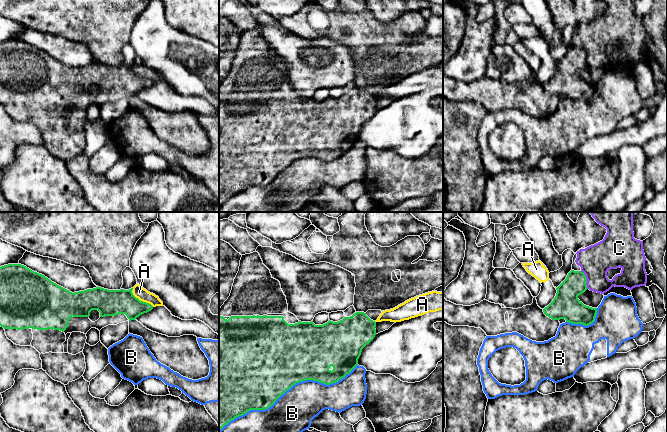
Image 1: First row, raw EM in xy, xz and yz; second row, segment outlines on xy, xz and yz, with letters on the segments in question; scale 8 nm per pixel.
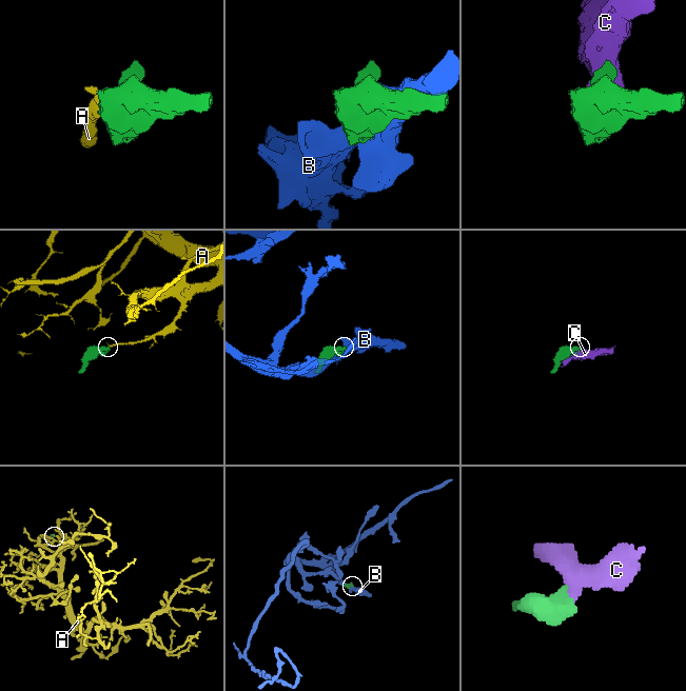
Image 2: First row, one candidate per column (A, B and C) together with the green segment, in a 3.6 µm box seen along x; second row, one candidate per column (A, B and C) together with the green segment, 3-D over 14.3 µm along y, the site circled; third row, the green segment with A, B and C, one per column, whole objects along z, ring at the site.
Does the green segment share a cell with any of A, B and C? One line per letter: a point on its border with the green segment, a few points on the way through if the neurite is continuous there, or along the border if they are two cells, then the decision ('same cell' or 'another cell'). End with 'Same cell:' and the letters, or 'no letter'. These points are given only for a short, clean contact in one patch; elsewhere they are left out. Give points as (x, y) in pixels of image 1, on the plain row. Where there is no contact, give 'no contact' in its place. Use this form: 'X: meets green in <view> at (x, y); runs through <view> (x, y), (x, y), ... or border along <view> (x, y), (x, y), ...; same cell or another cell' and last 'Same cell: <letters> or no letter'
A: meets green in xy at (142, 77); border along xy (132, 69), (140, 76), (148, 78), (153, 82); another cell
B: meets green in xz at (288, 165); another cell
C: meets green in yz at (586, 55); another cell
Same cell: no letter

